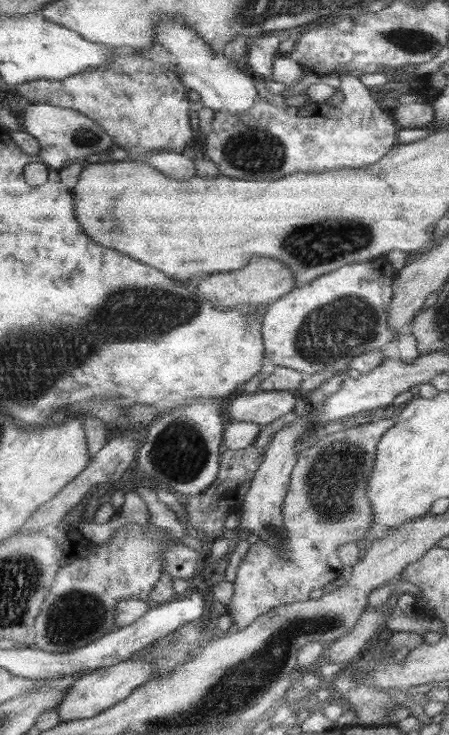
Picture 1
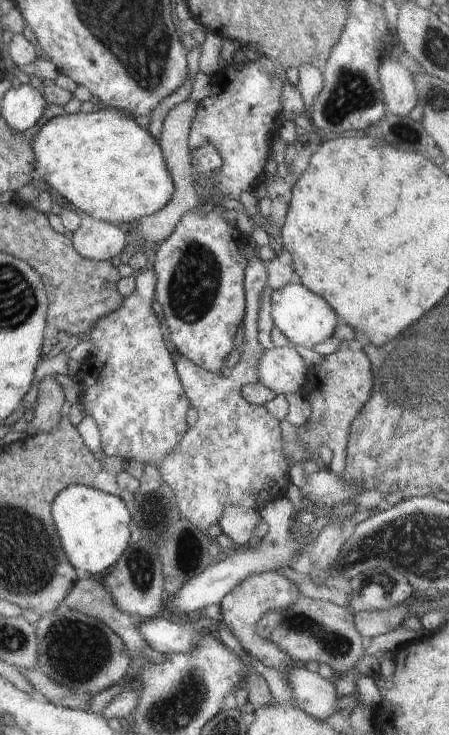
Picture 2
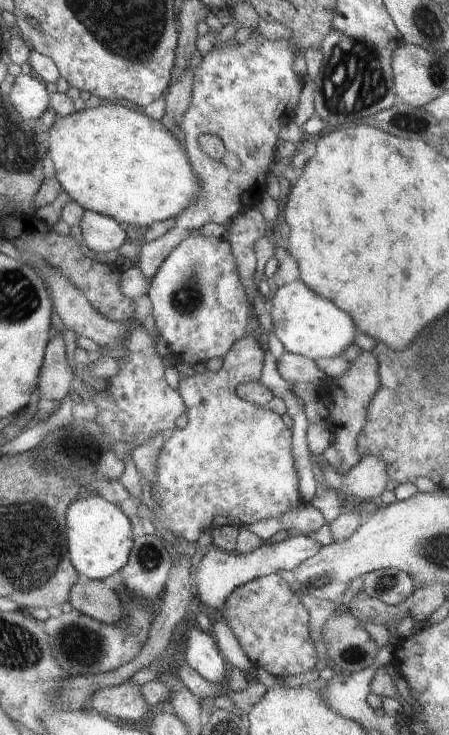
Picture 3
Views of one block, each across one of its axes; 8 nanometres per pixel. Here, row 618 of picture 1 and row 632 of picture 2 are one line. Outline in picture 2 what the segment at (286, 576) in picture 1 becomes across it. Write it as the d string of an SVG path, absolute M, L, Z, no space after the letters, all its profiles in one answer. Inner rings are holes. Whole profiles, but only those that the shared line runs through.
M276 570L254 573L247 576L224 596L220 602L221 620L224 620L230 632L238 638L238 642L250 654L256 656L266 666L286 672L294 665L293 660L286 653L282 653L277 645L256 634L255 626L265 612L272 609L283 609L285 606L295 603L301 596L298 587L294 584L294 579L283 577Z

